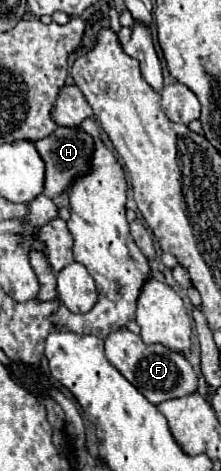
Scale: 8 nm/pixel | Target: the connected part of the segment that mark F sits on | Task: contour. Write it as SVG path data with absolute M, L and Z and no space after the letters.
M127 328L113 332L105 340L105 356L151 404L189 396L197 390L197 376L181 352L169 350L163 344L145 344L141 336L129 332Z

